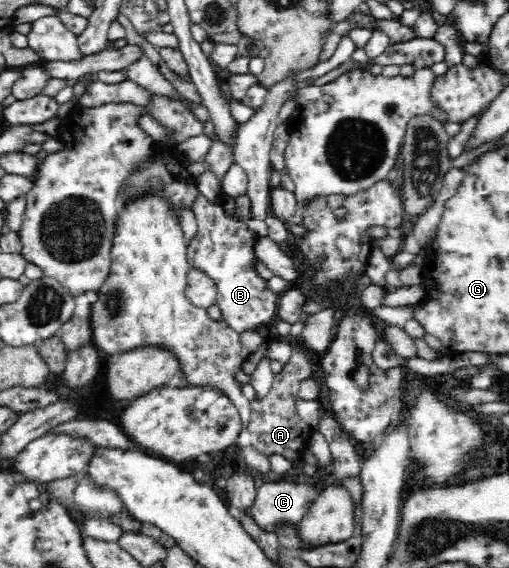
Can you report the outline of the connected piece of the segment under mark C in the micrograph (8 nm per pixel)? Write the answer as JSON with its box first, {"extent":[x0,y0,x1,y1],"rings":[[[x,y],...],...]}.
{"extent":[245,481,321,532],"rings":[[[288,481],[267,482],[257,487],[257,493],[251,507],[245,512],[262,532],[273,532],[278,526],[295,525],[310,508],[311,502],[321,491],[309,483]]]}

